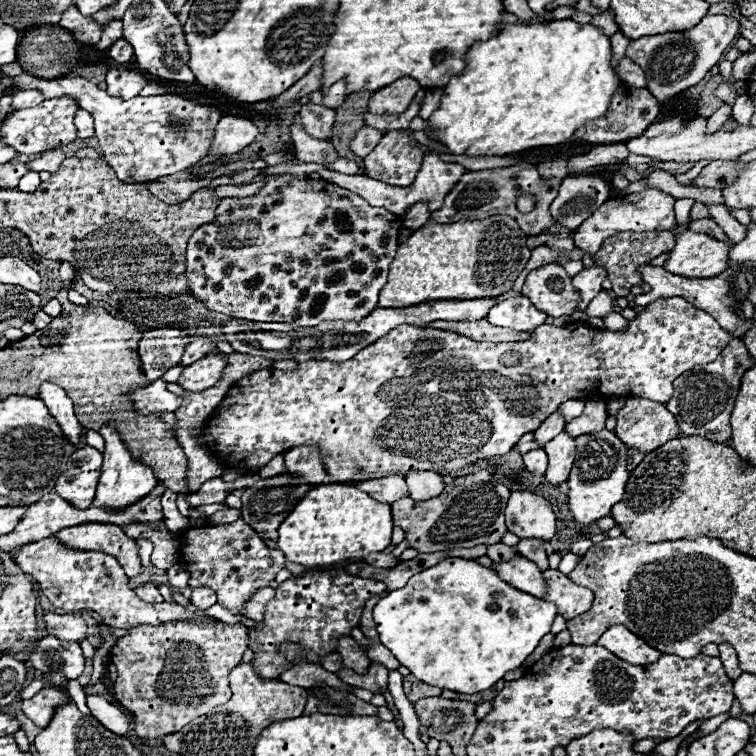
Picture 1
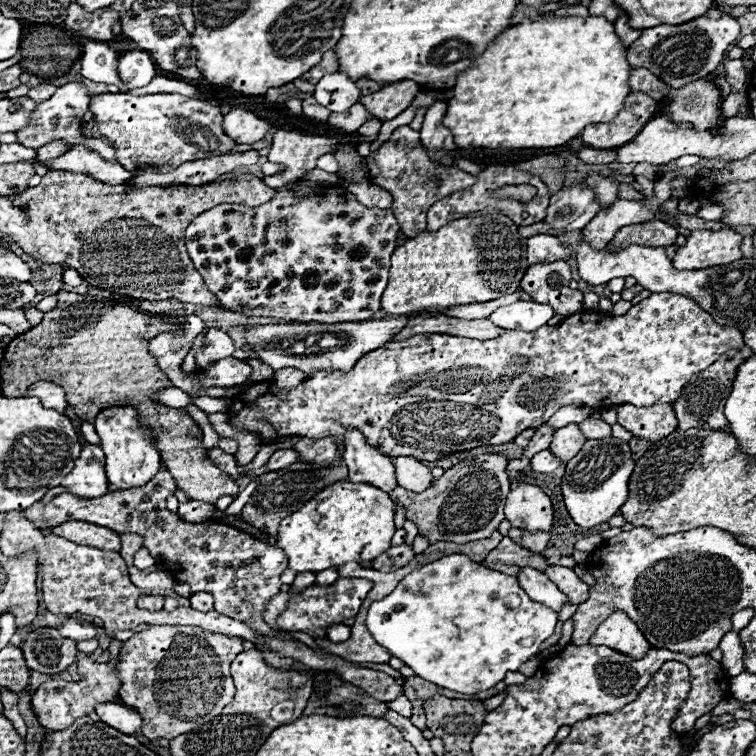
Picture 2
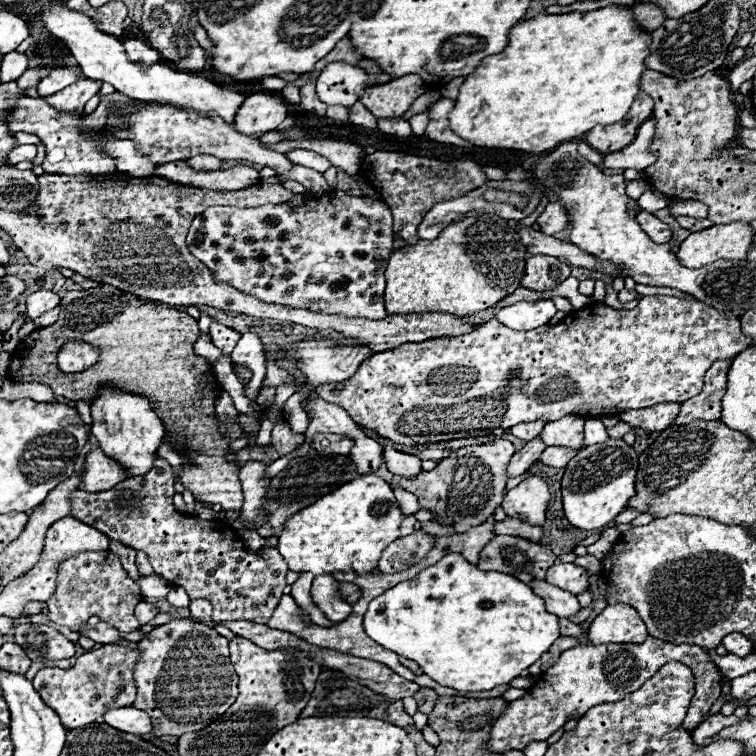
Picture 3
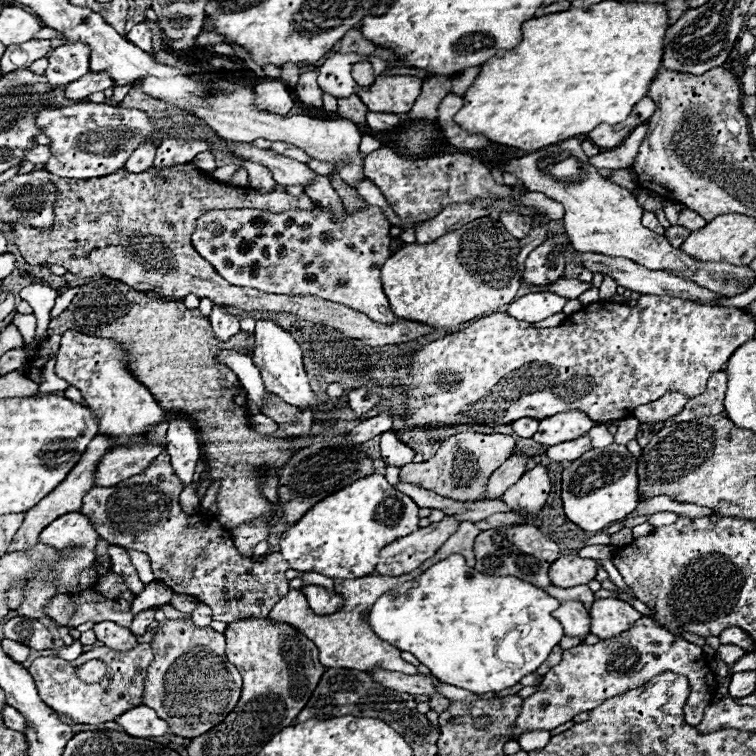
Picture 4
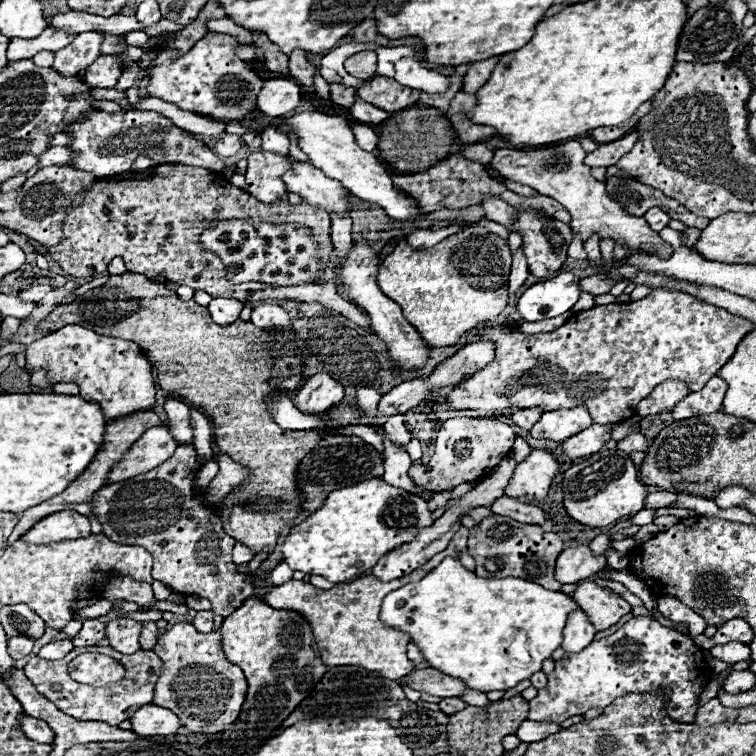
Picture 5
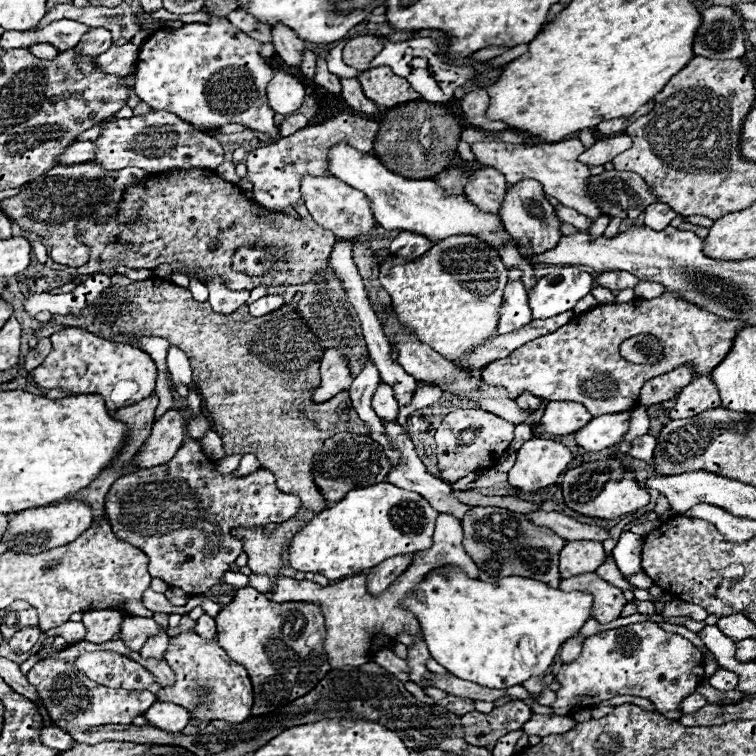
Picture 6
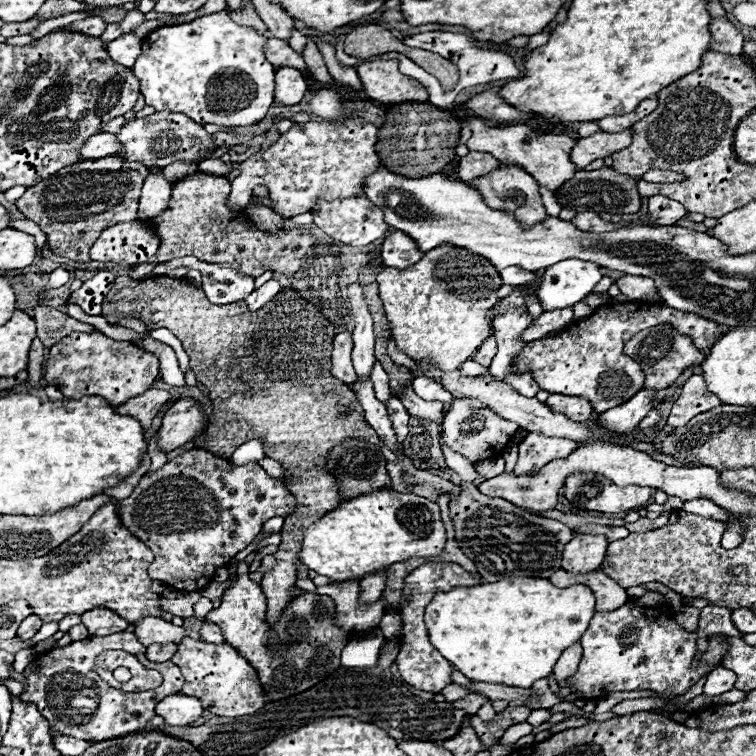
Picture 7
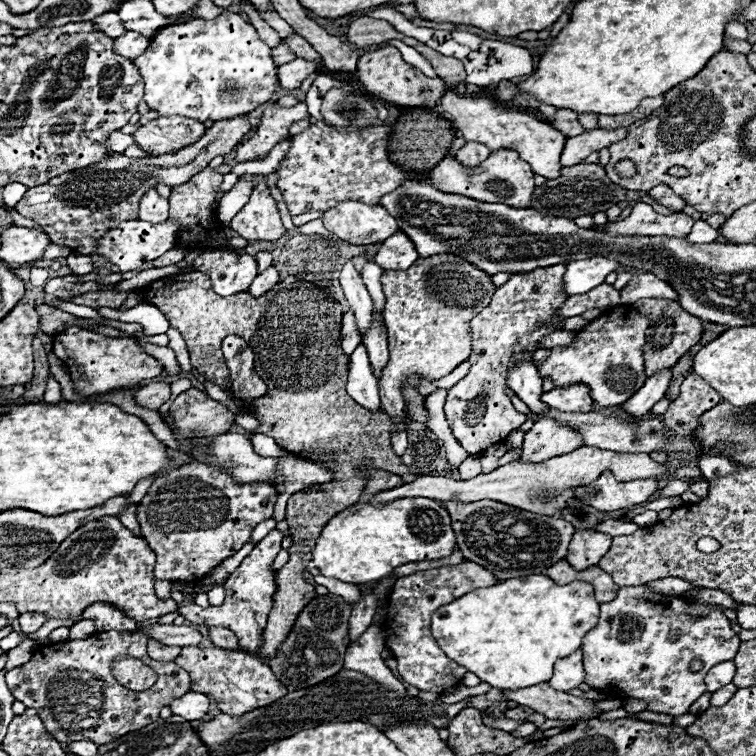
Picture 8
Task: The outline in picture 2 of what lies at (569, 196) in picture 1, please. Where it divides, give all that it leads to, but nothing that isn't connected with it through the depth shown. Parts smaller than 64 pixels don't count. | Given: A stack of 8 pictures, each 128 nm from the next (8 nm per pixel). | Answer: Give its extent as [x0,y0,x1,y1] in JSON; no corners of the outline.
[544,184,600,232]

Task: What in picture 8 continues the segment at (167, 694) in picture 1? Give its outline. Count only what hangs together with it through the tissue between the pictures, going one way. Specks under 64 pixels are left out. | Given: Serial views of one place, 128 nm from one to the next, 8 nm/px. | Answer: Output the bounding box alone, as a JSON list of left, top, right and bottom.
[174,646,288,716]

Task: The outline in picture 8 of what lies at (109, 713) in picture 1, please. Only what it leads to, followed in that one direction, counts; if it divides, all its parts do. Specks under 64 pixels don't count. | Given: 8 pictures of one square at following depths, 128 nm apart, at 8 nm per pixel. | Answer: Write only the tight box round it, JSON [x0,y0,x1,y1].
[170,692,210,720]

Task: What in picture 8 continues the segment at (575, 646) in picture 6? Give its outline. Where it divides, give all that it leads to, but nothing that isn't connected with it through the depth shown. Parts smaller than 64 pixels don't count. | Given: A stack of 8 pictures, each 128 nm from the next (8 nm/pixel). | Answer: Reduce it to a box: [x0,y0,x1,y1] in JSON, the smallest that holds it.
[548,648,584,692]

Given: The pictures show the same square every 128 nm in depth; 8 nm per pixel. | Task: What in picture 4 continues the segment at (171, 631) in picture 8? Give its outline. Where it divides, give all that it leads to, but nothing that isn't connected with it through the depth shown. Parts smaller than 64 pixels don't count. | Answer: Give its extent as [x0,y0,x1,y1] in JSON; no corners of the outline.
[94,622,138,650]

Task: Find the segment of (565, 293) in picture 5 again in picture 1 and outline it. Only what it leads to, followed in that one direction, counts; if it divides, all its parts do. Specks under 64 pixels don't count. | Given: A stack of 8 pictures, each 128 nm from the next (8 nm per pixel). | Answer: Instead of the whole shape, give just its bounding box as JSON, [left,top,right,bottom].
[486,296,548,332]

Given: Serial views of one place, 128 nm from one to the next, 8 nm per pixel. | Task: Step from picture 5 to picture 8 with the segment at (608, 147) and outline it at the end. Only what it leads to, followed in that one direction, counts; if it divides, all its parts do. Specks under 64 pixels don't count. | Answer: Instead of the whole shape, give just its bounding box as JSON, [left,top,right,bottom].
[562,128,628,166]

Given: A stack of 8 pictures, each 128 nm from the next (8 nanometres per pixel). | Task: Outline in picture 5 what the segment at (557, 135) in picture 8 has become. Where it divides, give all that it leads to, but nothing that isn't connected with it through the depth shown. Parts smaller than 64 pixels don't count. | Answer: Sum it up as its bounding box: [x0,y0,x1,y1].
[492,140,672,258]

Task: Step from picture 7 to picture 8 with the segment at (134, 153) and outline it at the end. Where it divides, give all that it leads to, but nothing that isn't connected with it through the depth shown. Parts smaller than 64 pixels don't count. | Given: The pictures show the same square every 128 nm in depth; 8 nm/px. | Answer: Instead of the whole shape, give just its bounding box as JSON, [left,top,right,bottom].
[134,116,206,156]

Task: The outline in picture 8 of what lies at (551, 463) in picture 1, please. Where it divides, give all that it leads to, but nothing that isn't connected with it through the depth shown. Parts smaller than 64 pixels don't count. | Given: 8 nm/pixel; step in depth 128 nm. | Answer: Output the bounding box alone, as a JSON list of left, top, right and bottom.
[542,384,594,412]

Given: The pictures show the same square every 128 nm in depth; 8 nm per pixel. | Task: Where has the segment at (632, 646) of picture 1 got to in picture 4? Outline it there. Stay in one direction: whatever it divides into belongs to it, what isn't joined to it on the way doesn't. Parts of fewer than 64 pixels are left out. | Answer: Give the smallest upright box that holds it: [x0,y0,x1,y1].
[590,598,642,640]

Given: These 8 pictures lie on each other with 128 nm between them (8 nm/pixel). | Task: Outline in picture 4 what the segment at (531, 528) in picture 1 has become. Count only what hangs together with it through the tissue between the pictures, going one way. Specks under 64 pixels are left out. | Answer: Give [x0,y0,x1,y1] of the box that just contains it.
[502,466,550,516]

